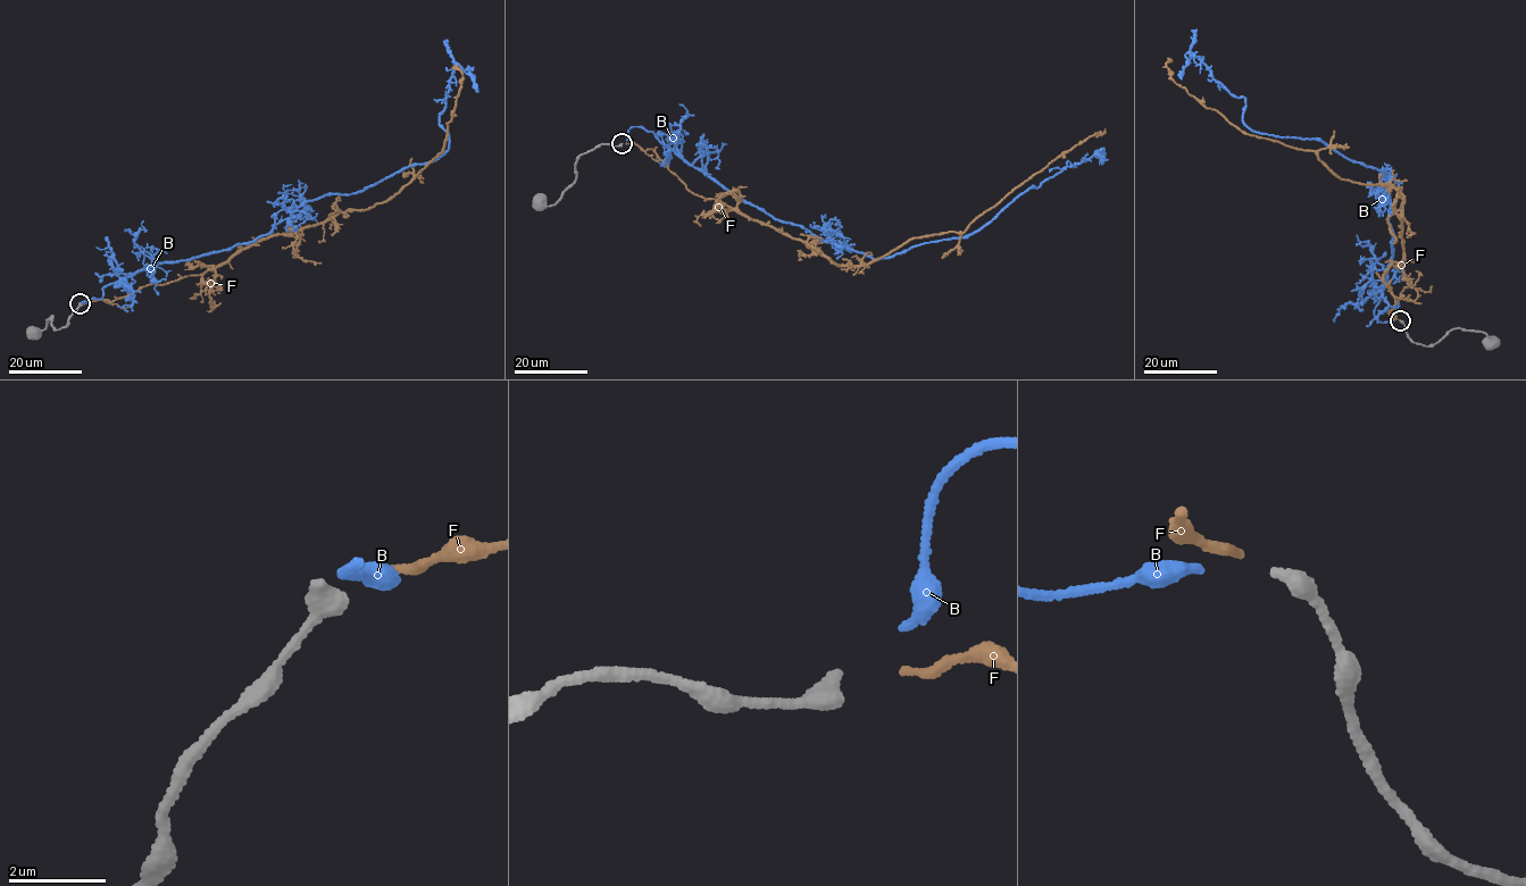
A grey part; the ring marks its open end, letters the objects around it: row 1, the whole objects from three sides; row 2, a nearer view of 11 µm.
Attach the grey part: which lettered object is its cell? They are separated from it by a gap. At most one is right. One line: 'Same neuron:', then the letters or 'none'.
Same neuron: none

